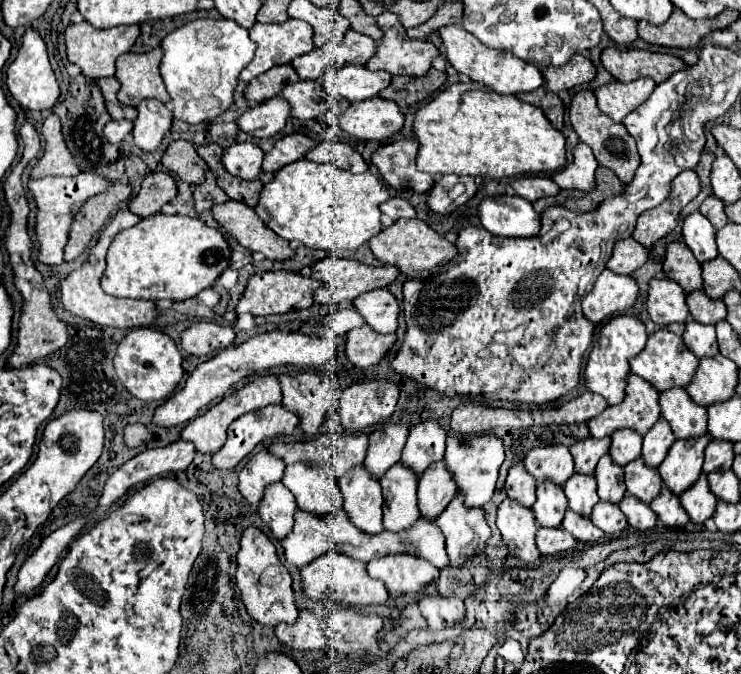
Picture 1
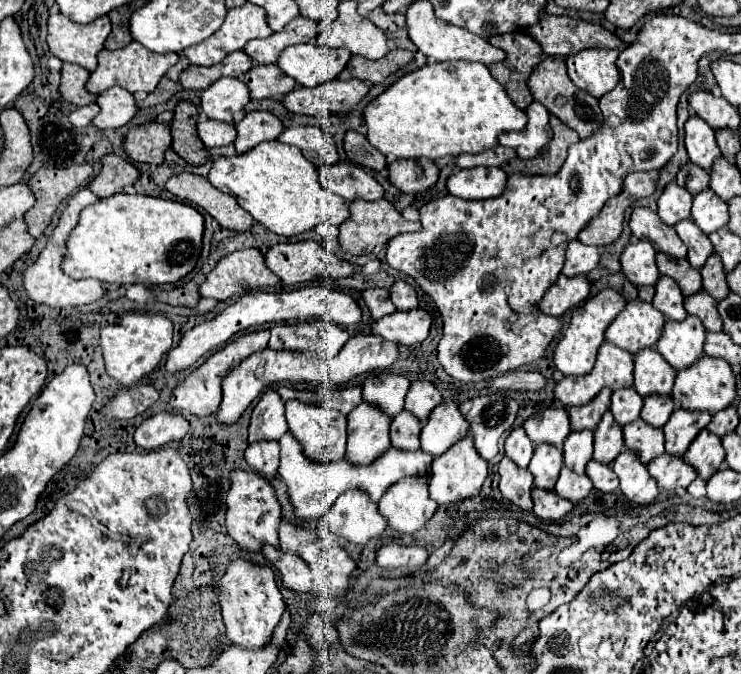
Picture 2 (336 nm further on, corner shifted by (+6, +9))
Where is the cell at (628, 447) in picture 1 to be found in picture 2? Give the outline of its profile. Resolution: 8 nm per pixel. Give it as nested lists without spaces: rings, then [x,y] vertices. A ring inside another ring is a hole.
[[[630,387],[630,389],[616,389],[612,393],[612,415],[620,427],[636,421],[640,417],[644,399]]]

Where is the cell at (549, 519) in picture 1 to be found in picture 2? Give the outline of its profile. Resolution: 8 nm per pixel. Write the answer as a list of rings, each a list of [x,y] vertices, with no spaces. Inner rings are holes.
[[[536,445],[534,449],[534,457],[528,465],[528,471],[534,477],[534,485],[538,489],[548,489],[552,491],[556,481],[558,481],[558,473],[562,469],[562,451],[554,445]]]

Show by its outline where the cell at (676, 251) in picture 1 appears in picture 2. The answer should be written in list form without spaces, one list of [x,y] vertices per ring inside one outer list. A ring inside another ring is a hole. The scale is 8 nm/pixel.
[[[636,207],[632,211],[630,229],[632,229],[632,235],[638,239],[642,239],[642,235],[644,235],[644,239],[648,239],[654,245],[654,249],[660,253],[666,253],[674,259],[684,259],[688,255],[686,245],[674,233],[674,229],[670,229],[666,223],[662,223],[658,213],[648,207]]]

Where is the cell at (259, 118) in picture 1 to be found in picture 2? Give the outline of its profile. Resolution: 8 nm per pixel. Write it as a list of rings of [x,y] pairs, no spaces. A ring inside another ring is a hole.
[[[220,77],[214,85],[202,91],[202,111],[216,121],[234,123],[236,115],[244,113],[244,107],[250,103],[250,89],[242,79]]]

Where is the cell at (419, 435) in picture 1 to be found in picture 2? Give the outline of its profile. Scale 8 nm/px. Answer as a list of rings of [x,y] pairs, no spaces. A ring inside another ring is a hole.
[[[414,381],[406,395],[406,411],[410,411],[420,423],[428,419],[432,409],[442,403],[440,391],[430,381]]]

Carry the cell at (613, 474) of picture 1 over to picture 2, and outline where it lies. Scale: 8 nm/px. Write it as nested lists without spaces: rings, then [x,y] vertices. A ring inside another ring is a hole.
[[[608,411],[594,431],[594,461],[610,465],[624,451],[622,429]]]

